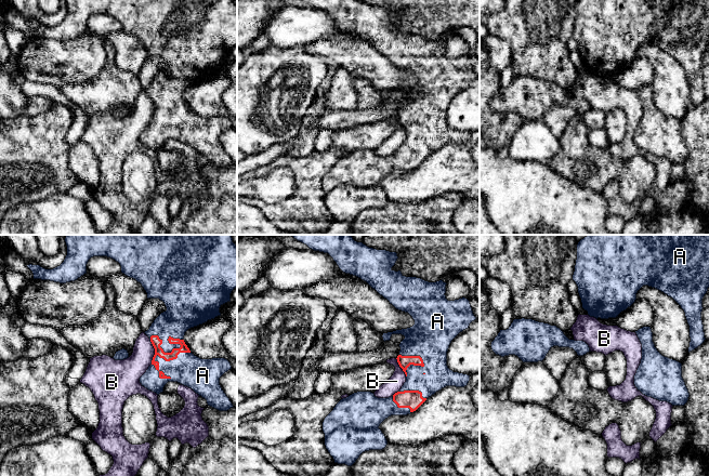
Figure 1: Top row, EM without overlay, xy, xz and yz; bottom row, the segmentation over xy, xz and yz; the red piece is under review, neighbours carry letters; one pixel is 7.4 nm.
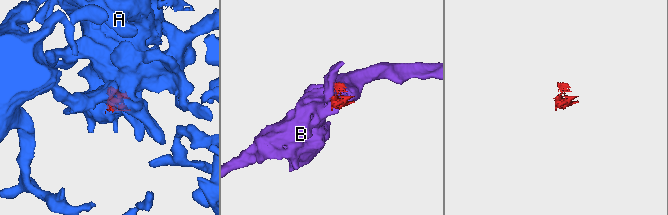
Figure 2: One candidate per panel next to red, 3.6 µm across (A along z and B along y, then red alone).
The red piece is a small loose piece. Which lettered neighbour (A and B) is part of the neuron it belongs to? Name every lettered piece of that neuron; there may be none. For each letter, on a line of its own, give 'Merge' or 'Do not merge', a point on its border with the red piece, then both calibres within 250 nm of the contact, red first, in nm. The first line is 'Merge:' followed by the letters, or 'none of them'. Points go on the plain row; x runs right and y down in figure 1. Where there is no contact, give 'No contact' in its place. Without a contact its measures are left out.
Merge: A
A: Merge. Touches red at xy (162, 115). Thickness 70 nm (red) against 240 nm
B: Do not merge. Touches red at xy (155, 109). Thickness 70 nm (red) against 190 nm

